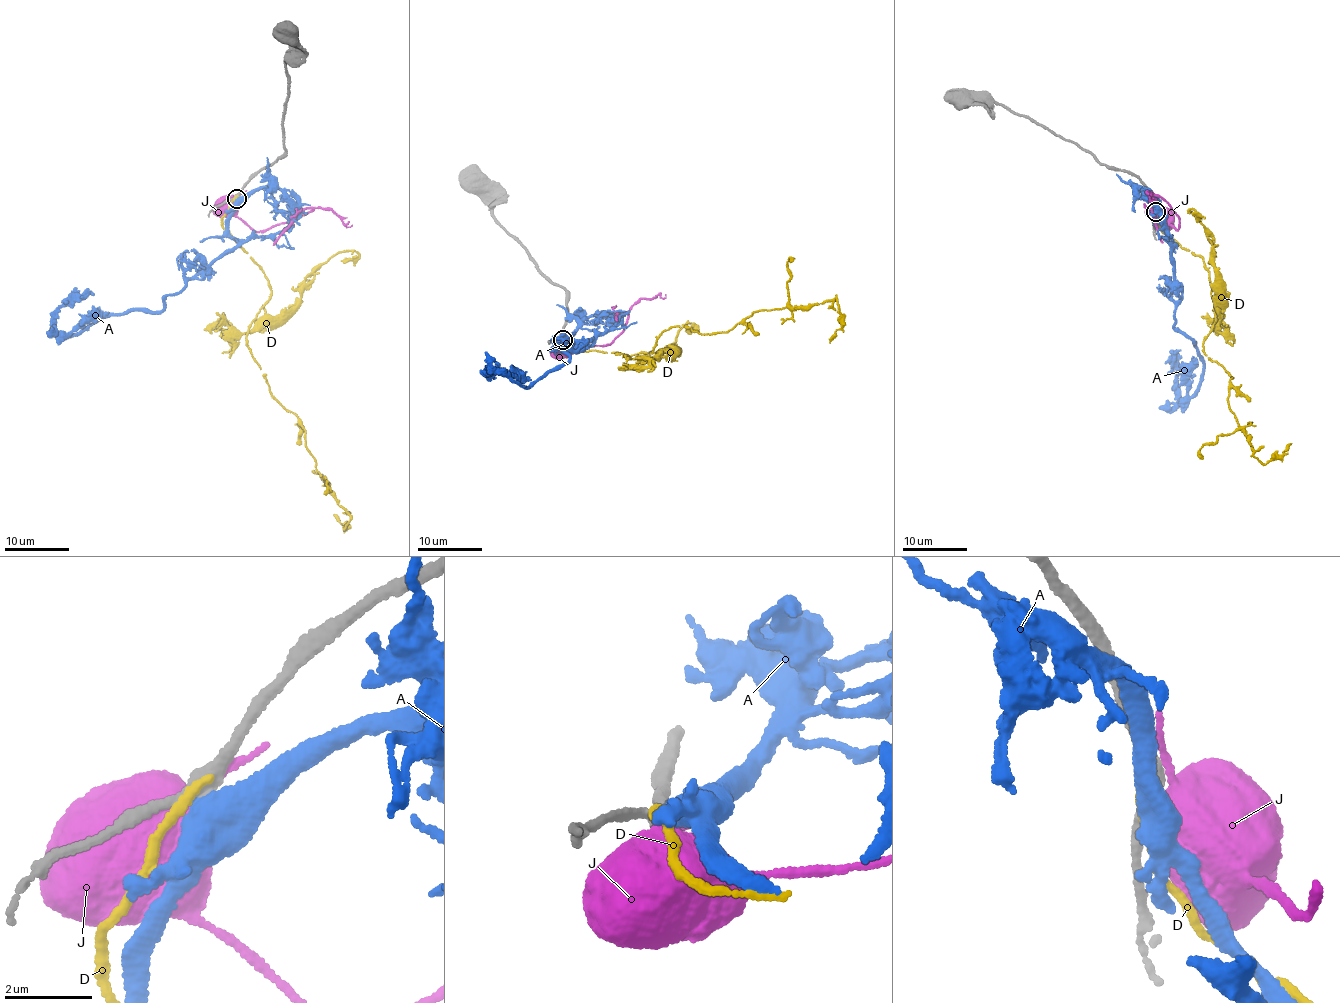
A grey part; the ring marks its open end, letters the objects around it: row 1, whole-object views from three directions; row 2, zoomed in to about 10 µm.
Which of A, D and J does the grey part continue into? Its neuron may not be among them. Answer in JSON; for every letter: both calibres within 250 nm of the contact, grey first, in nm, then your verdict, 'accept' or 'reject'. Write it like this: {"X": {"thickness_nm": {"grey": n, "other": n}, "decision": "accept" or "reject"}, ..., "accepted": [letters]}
{"A": {"thickness_nm": {"grey": 340, "other": 650}, "decision": "accept"}, "D": {"thickness_nm": {"grey": 340, "other": 240}, "decision": "reject"}, "J": {"thickness_nm": {"grey": 360, "other": 240}, "decision": "reject"}, "accepted": ["A"]}

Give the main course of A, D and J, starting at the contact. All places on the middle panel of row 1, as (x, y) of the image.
A: (562, 340), (591, 343), (576, 352), (564, 345), (569, 359), (531, 382), (511, 372), (484, 376), (504, 375)
D: (560, 338), (573, 351), (652, 353), (671, 326), (726, 332), (759, 310), (836, 298), (841, 327), (829, 343)
J: (563, 341), (575, 347), (605, 347), (623, 331), (627, 315), (618, 310), (616, 321)

